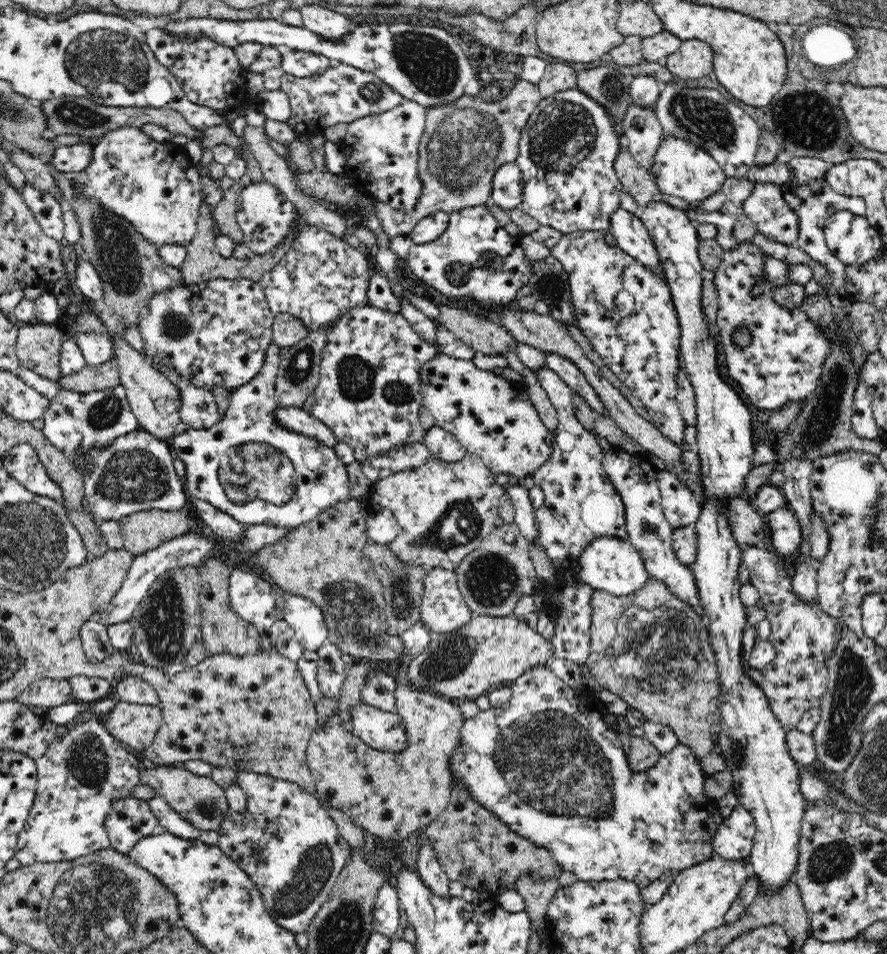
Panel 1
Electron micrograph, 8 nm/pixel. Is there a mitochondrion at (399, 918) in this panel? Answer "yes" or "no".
no

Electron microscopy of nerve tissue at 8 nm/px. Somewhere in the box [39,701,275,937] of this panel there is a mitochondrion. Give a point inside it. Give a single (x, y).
(87, 760)

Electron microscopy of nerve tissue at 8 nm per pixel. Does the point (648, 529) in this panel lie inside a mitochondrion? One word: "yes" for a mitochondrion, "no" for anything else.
yes

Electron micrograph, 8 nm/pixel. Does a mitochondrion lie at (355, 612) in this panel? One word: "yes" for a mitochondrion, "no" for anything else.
yes

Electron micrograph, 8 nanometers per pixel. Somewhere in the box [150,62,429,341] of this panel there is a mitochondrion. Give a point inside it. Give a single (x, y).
(372, 92)

